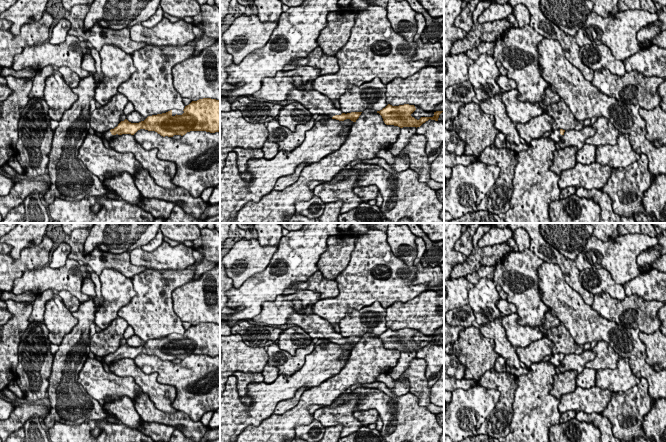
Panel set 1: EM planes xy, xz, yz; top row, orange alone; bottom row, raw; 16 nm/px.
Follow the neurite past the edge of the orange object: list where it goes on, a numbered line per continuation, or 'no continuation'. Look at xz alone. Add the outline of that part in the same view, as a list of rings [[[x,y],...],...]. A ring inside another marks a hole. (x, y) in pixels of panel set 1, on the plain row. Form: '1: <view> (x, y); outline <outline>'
1: xz (312, 323); outline [[[291,313],[286,324],[293,324],[301,327],[308,334],[315,334],[313,338],[328,339],[332,342],[335,339],[341,339],[342,335],[328,321],[318,315],[303,315]]]

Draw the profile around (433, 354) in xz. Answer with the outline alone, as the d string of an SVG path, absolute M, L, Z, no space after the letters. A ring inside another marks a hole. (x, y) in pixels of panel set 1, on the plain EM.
M429 343L416 352L416 358L426 361L426 378L429 388L432 388L444 366L444 346Z

